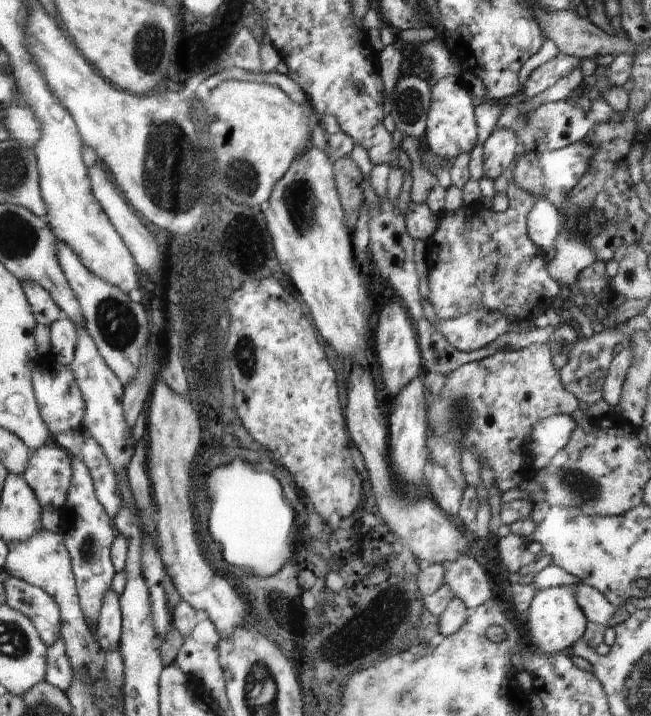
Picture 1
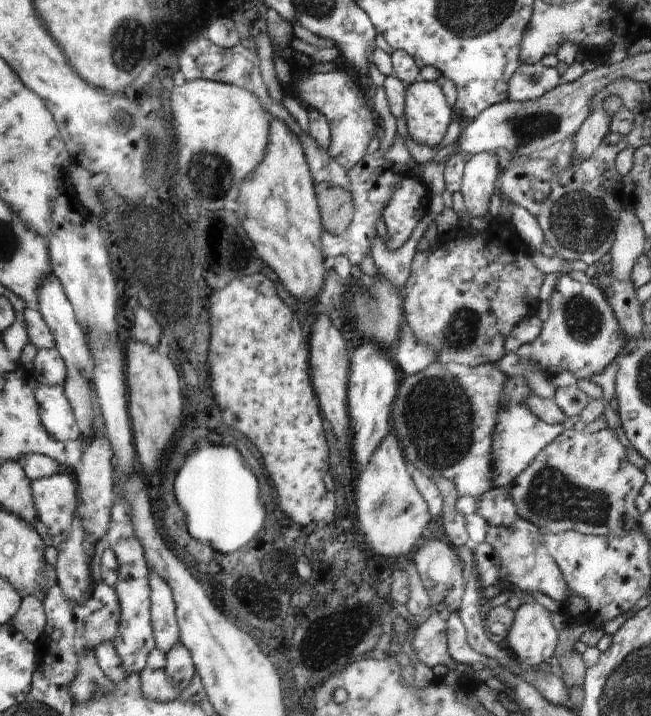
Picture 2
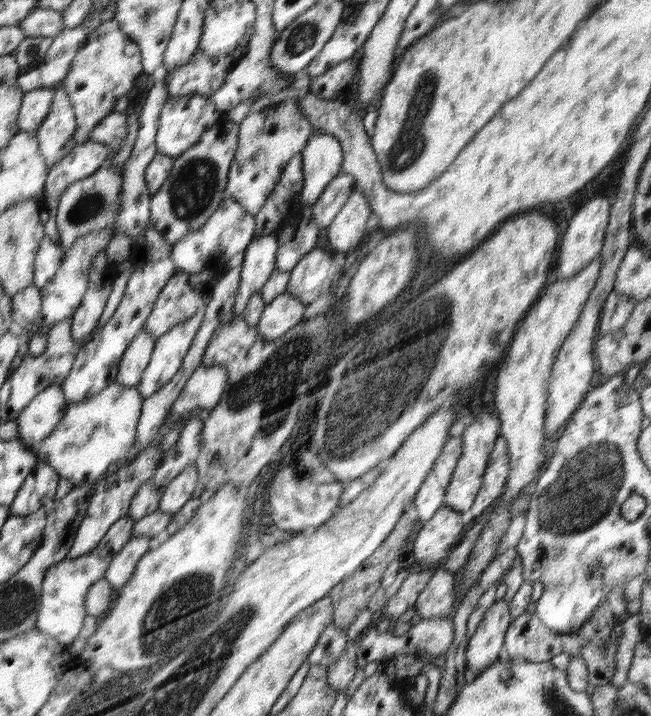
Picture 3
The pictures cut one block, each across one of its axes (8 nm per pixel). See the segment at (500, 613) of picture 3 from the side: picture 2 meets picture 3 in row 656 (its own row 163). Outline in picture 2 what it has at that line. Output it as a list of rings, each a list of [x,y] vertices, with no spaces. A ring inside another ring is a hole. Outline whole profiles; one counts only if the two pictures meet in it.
[[[481,152],[468,157],[463,168],[459,191],[465,202],[465,210],[472,218],[482,218],[488,213],[490,197],[497,193],[501,168],[493,152]]]

